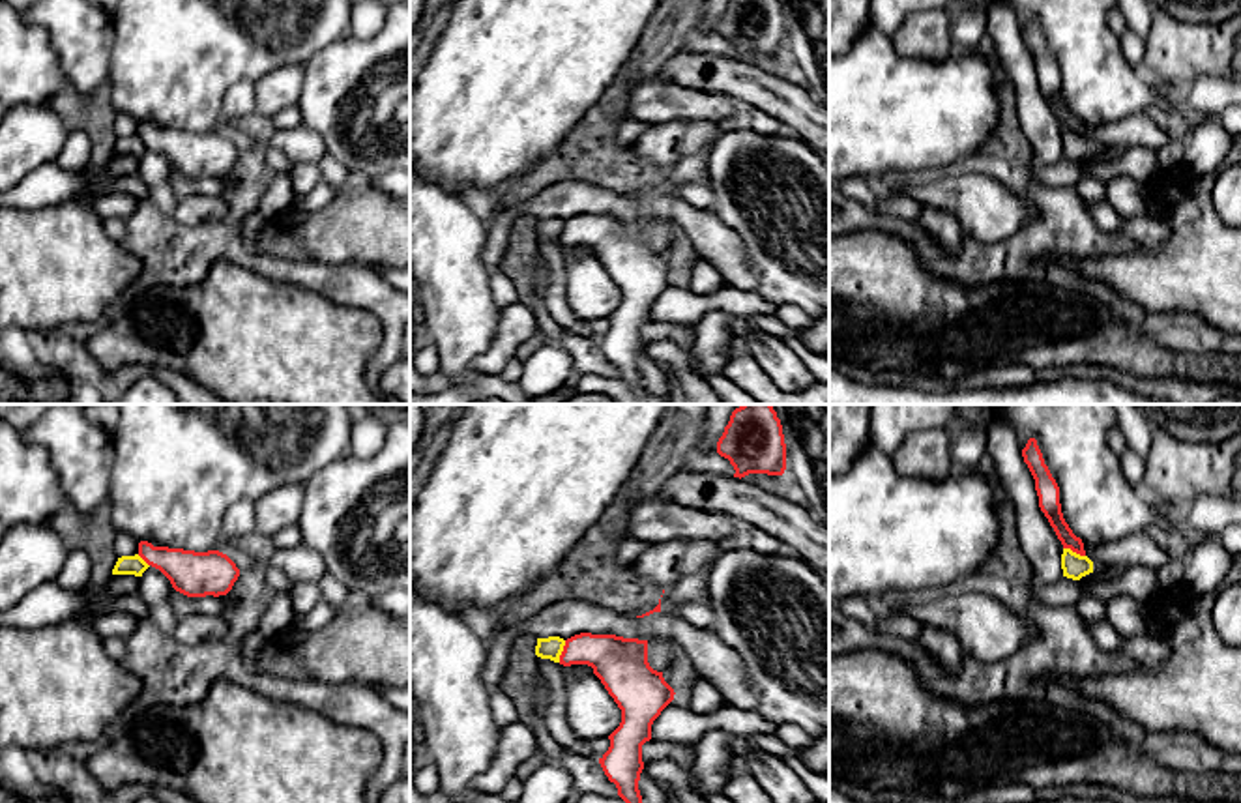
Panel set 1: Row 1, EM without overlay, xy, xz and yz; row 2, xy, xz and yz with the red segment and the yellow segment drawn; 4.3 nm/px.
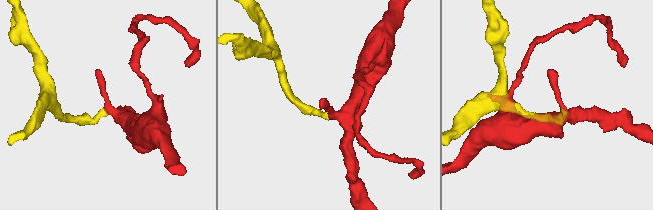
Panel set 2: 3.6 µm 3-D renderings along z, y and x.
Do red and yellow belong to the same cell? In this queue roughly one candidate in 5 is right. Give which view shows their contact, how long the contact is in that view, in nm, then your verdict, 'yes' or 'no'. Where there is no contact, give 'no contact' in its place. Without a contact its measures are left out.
meets red in xz; contact 100 nm long; no

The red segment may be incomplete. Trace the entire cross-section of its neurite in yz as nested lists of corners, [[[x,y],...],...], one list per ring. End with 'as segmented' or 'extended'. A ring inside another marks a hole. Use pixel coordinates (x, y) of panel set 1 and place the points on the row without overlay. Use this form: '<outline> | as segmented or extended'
[[[1035,19],[1028,21],[1026,28],[1022,30],[1022,37],[1035,60],[1039,88],[1054,109],[1063,129],[1071,129],[1073,133],[1086,137],[1082,120],[1073,114],[1073,110],[1063,99],[1059,84],[1059,67],[1052,58],[1048,47],[1044,45],[1043,34]]] | as segmented

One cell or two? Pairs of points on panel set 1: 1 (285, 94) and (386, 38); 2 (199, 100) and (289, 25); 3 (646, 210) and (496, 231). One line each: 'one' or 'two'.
1: two
2: one
3: one

